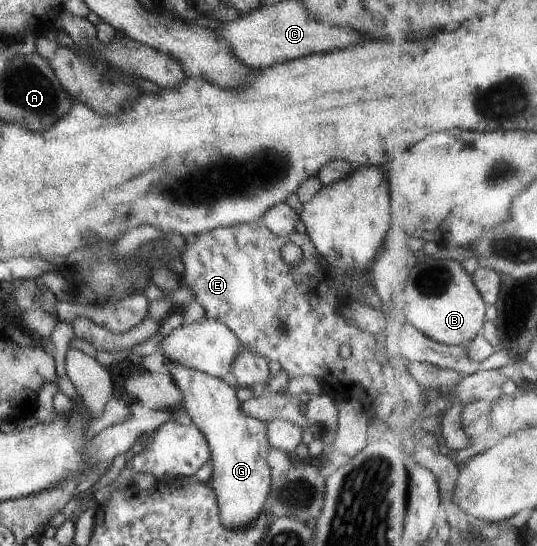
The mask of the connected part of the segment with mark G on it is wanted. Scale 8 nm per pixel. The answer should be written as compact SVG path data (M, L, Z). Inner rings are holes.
M165 361L171 379L183 395L181 411L203 433L211 451L208 465L213 465L208 479L219 505L219 521L225 529L245 529L259 517L266 515L265 501L271 493L271 467L267 457L271 445L267 439L267 427L258 419L243 413L236 390L221 378L211 376L191 367Z

